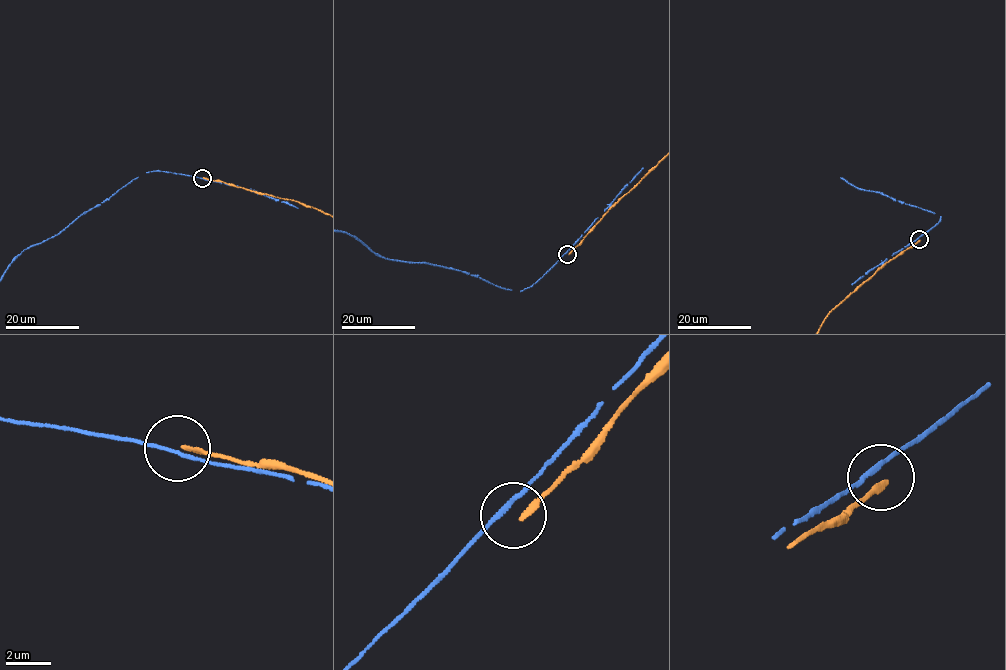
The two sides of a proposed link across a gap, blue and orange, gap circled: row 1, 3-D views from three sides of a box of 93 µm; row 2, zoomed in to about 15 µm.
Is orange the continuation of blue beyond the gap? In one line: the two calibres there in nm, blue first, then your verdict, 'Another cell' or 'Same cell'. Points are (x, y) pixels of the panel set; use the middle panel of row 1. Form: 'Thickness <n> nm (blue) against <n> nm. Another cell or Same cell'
Thickness 170 nm (blue) against 170 nm. Another cell

